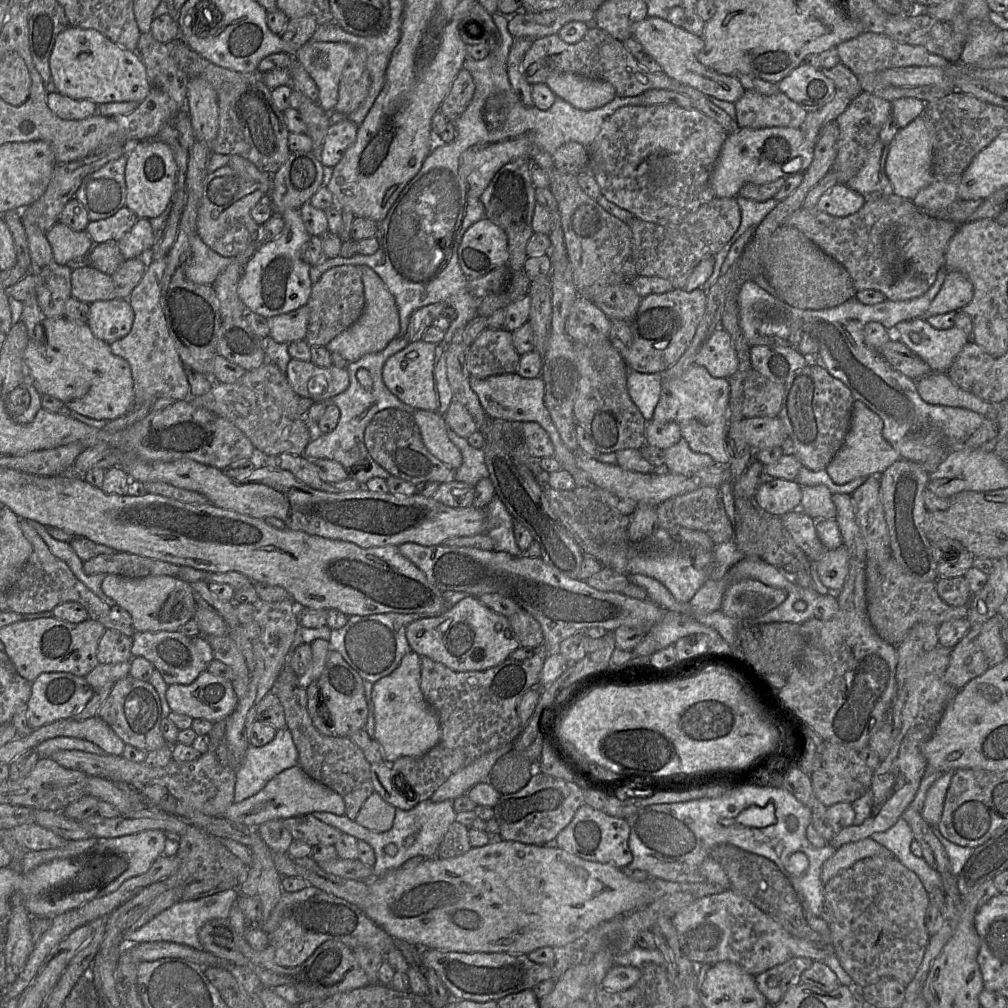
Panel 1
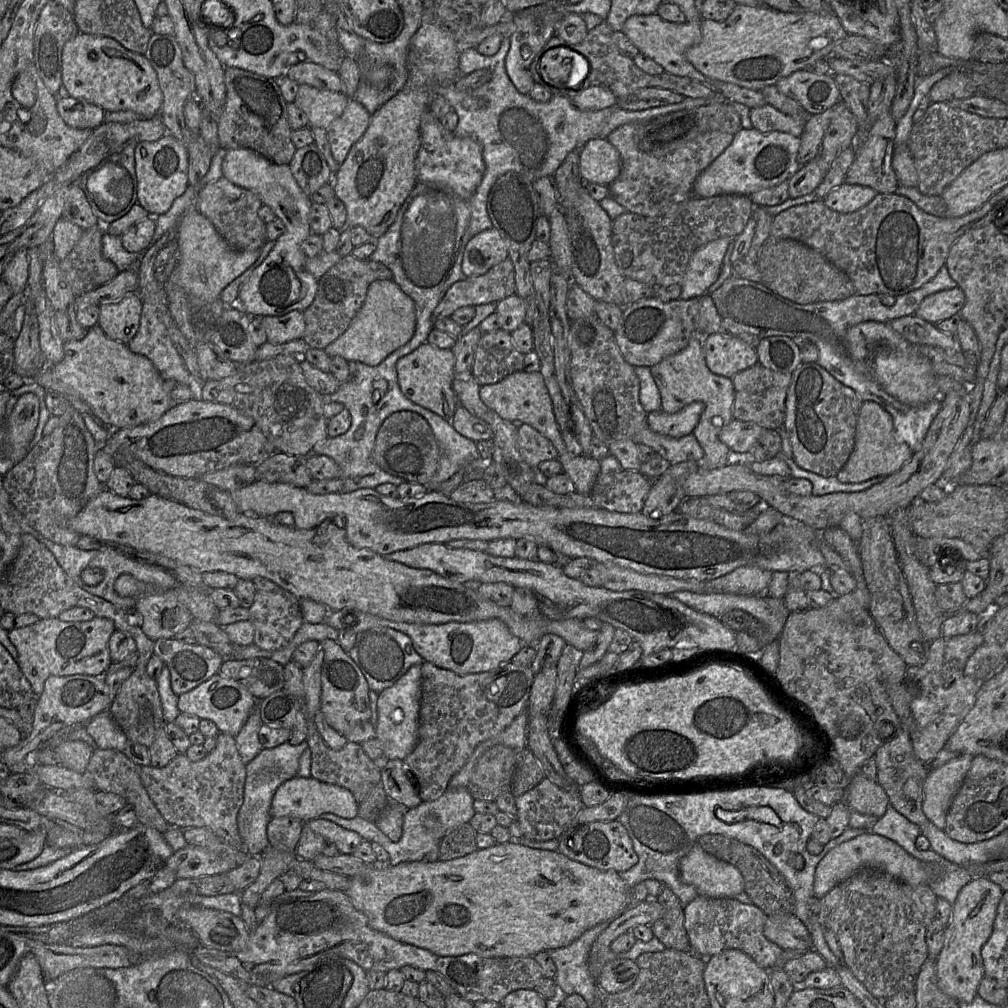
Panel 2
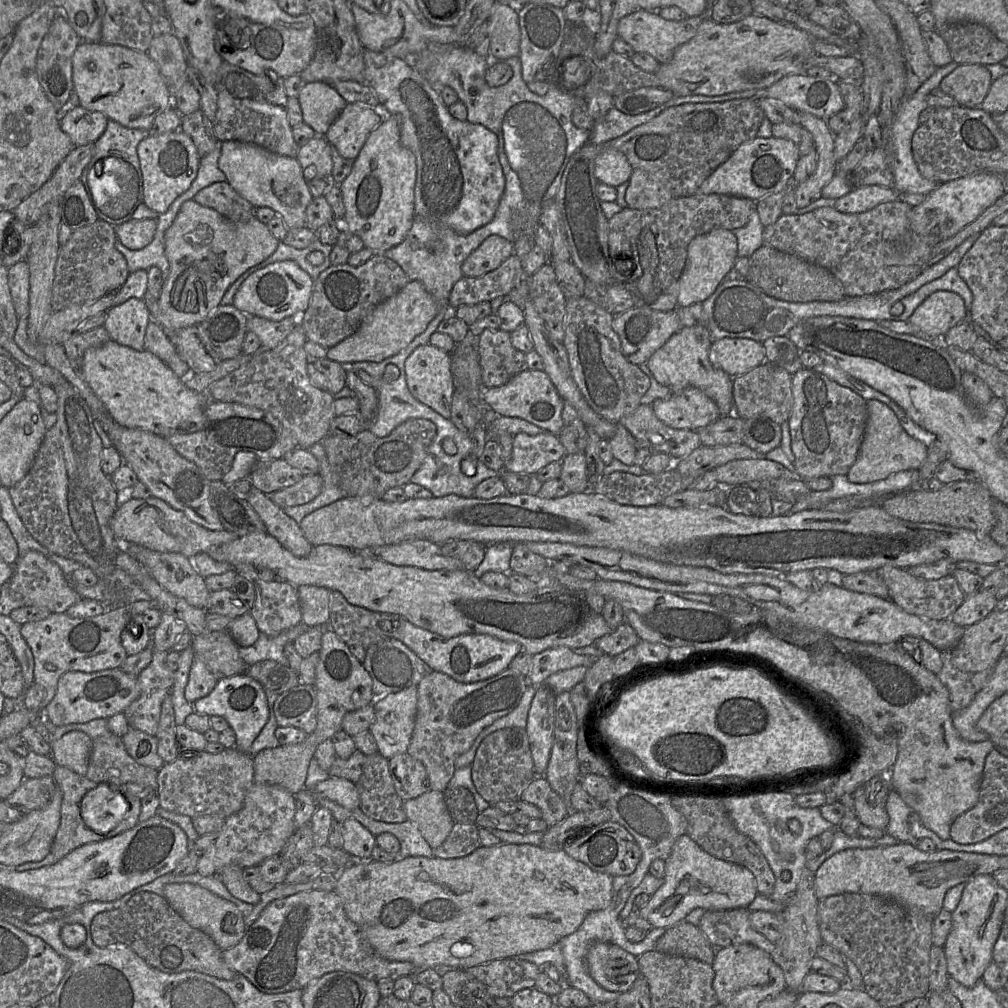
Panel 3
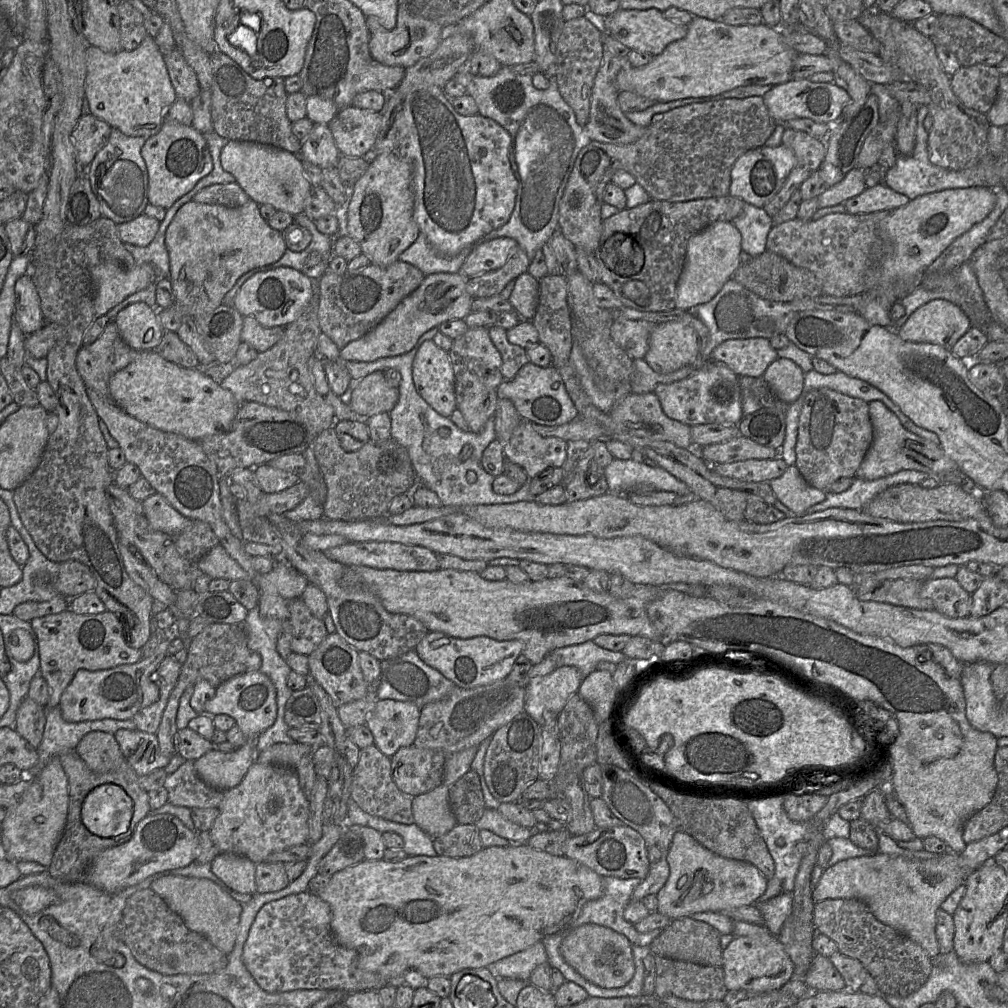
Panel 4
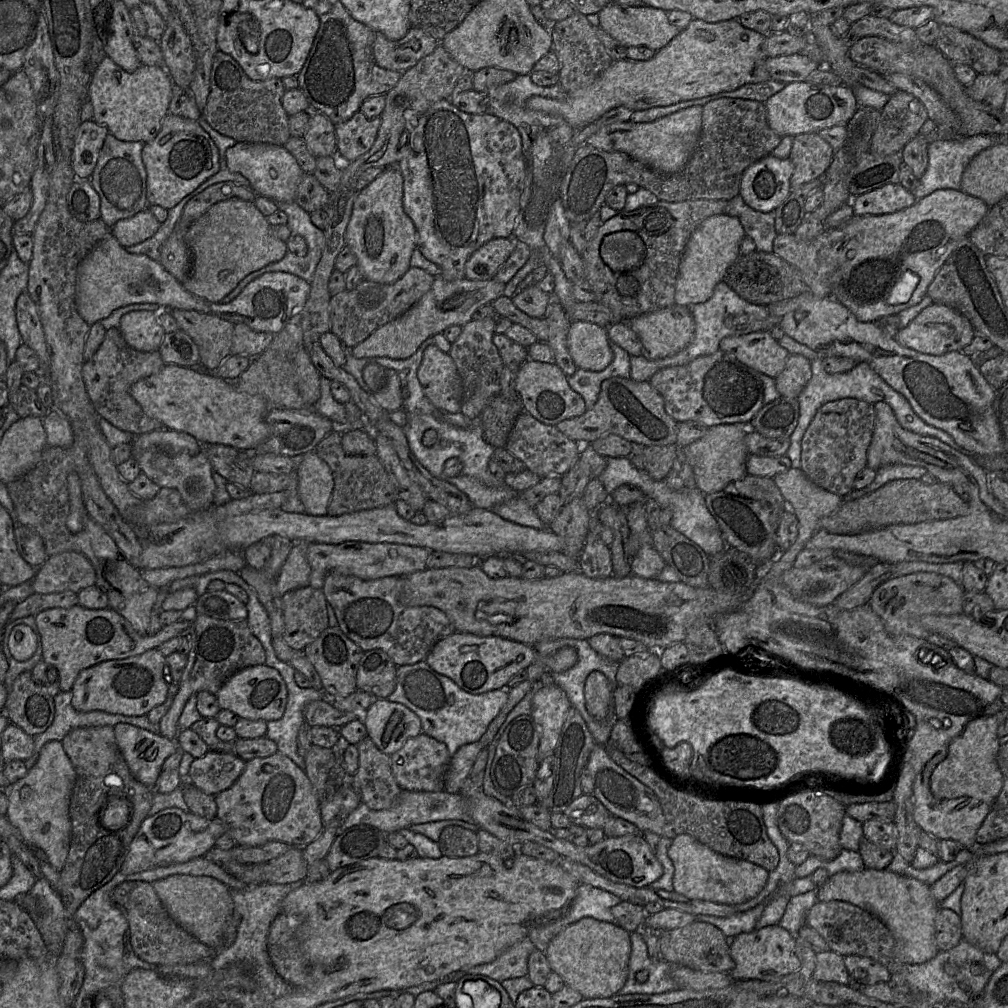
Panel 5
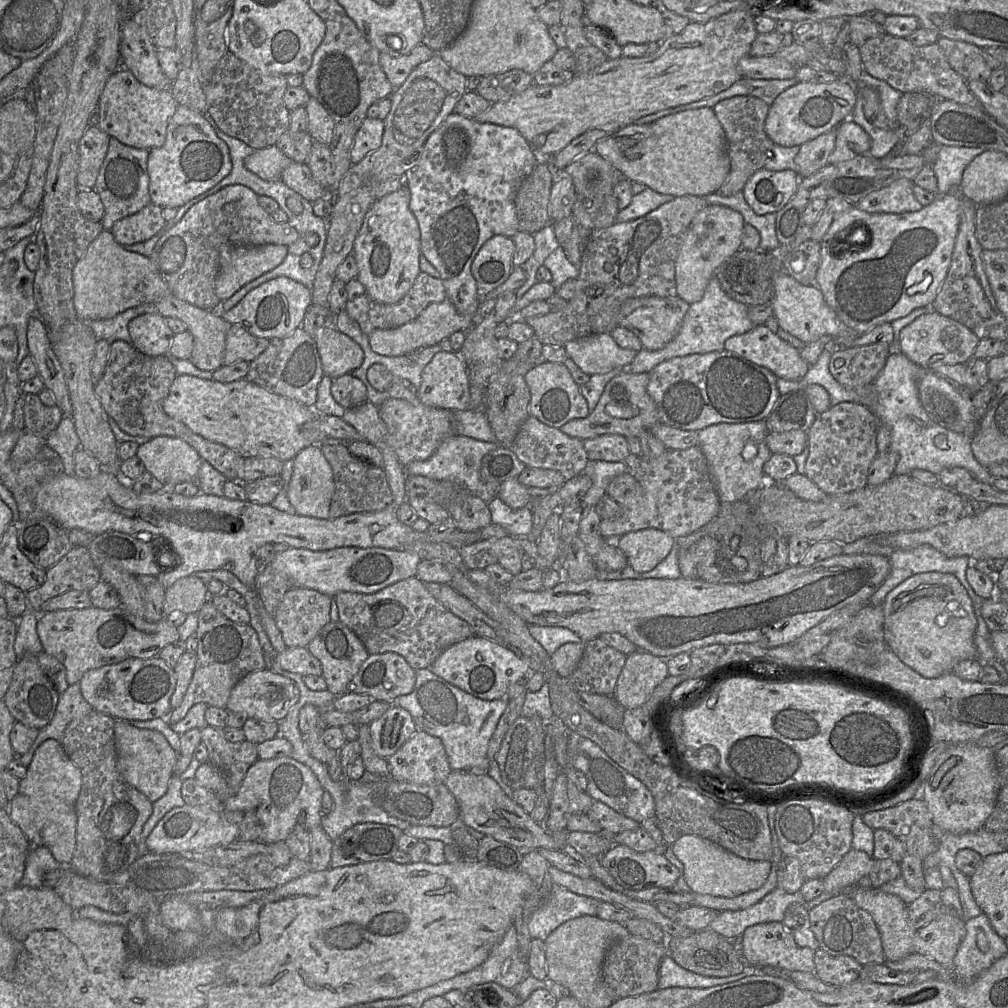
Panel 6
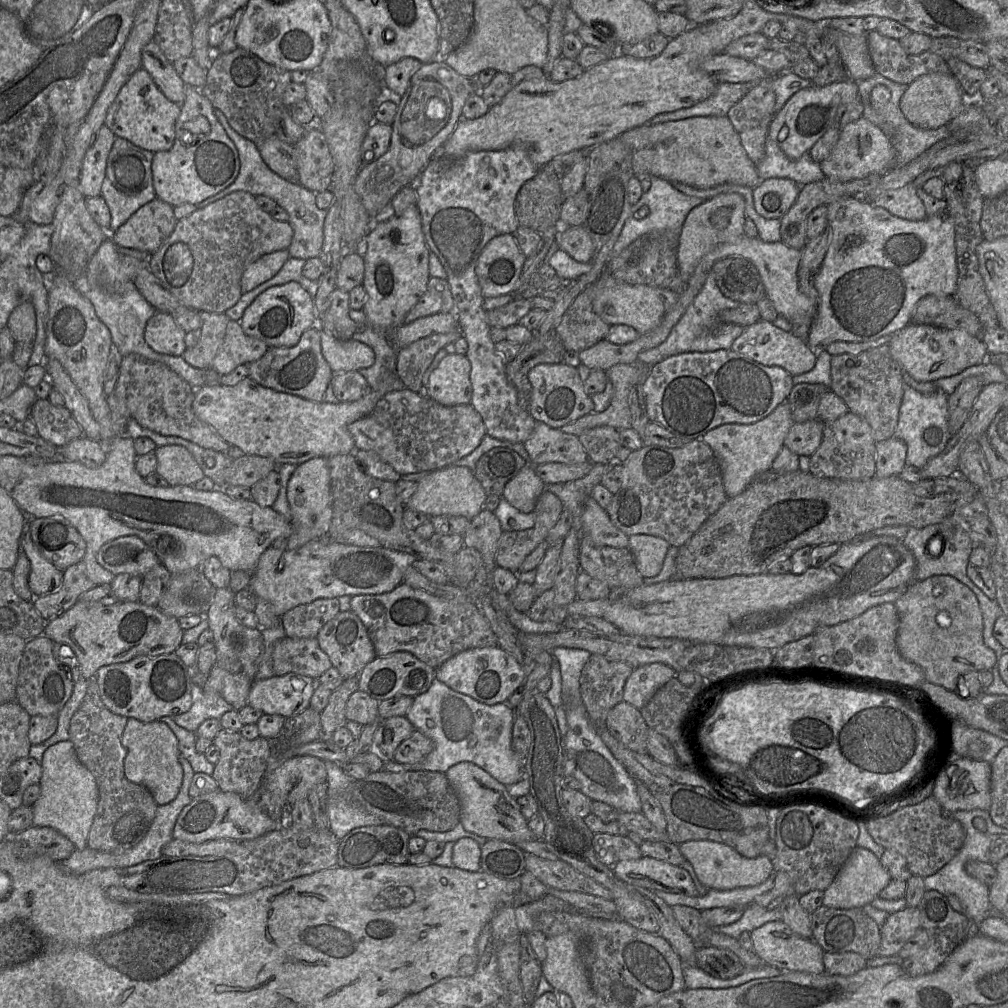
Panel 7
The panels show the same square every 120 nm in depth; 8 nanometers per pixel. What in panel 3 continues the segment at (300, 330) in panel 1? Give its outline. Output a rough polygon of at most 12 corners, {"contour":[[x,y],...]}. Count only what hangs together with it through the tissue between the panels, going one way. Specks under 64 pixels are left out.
{"contour":[[248,316],[263,350],[280,344],[295,328],[293,316],[271,321]]}

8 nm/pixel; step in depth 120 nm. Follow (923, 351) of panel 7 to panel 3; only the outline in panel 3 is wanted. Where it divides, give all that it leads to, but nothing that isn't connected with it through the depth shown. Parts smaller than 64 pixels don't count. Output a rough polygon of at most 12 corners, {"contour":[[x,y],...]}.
{"contour":[[938,290],[908,321],[937,339],[965,319],[962,297]]}

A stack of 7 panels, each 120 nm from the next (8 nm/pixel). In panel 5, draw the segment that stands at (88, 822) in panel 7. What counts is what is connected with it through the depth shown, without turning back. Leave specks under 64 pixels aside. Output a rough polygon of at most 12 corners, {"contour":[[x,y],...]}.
{"contour":[[43,745],[4,790],[5,814],[59,872],[69,852],[75,769]]}

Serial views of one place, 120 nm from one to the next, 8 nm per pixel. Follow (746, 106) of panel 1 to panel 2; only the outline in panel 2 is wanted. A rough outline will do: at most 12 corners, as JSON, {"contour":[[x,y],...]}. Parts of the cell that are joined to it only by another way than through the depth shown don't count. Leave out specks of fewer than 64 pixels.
{"contour":[[770,104],[750,108],[752,127],[801,137],[806,122]]}

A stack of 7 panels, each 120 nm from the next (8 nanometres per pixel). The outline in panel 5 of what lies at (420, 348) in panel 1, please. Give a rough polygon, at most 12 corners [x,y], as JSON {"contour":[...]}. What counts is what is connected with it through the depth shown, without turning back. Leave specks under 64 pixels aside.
{"contour":[[423,353],[418,378],[440,411],[461,411],[462,382],[449,353]]}

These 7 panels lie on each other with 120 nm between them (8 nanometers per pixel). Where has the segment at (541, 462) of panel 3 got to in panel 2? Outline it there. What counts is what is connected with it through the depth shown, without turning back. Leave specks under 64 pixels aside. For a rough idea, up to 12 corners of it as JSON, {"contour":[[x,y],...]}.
{"contour":[[529,424],[518,426],[518,451],[530,467],[558,459],[552,442]]}

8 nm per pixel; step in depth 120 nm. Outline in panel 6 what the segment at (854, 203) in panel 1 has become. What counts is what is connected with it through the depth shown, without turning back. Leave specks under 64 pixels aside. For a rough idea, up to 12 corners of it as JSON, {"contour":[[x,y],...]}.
{"contour":[[898,179],[854,206],[868,213],[901,214],[924,206],[913,180]]}

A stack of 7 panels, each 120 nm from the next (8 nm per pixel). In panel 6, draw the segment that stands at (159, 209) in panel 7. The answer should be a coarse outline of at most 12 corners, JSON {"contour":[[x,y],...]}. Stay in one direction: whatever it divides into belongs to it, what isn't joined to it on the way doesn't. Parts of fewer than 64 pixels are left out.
{"contour":[[149,203],[111,229],[121,246],[144,242],[166,226]]}

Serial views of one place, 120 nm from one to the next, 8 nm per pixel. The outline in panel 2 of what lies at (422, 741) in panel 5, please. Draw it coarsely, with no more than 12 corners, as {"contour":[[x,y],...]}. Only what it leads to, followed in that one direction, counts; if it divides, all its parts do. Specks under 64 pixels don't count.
{"contour":[[403,760],[373,762],[391,802],[408,809],[422,802]]}

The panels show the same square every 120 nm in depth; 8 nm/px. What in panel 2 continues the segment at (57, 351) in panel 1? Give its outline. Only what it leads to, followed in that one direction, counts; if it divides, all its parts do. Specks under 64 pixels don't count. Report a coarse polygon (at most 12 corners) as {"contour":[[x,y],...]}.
{"contour":[[97,325],[47,367],[113,430],[177,405],[153,363]]}

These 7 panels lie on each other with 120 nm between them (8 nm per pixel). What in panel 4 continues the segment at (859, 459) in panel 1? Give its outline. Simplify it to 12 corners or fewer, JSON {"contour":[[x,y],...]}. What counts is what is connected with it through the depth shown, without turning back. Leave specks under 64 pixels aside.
{"contour":[[868,404],[873,441],[855,477],[958,469],[939,444]]}

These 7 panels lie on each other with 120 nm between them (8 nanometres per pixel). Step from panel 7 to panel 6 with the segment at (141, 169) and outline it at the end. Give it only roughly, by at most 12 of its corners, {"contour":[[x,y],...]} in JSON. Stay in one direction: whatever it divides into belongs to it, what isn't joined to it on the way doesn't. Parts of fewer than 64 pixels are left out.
{"contour":[[110,137],[93,187],[101,221],[150,203],[149,150]]}

